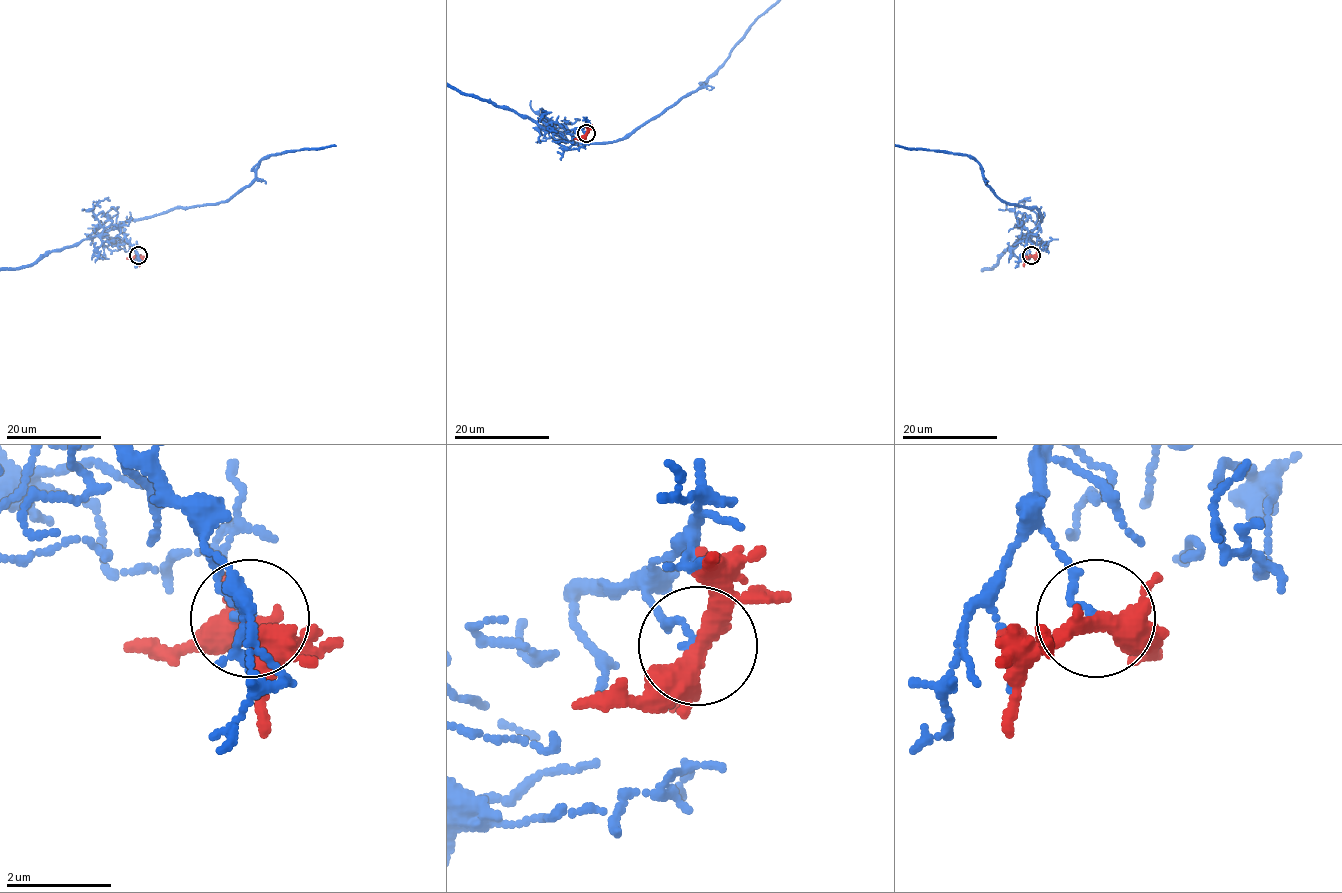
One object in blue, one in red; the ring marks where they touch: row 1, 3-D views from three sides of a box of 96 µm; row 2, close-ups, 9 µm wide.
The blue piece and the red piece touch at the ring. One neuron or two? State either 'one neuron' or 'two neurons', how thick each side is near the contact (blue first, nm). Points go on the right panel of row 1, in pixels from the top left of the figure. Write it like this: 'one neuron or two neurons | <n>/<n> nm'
two neurons | 130/340 nm

